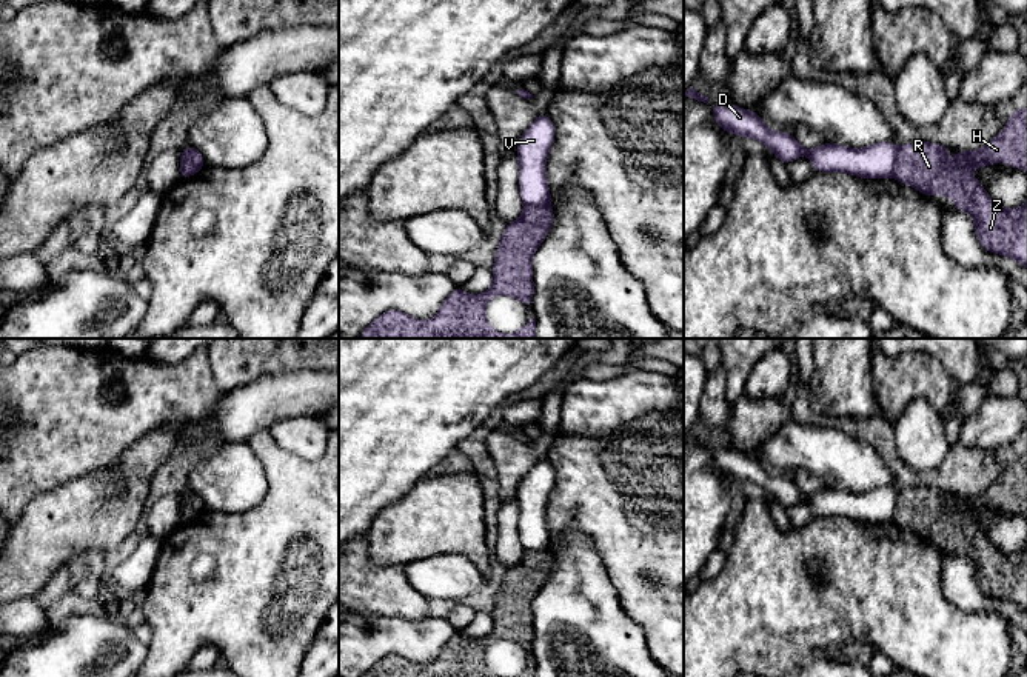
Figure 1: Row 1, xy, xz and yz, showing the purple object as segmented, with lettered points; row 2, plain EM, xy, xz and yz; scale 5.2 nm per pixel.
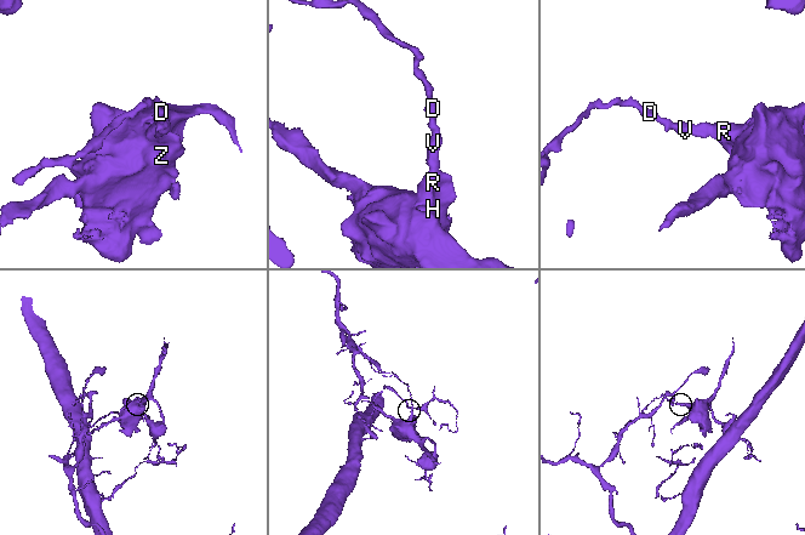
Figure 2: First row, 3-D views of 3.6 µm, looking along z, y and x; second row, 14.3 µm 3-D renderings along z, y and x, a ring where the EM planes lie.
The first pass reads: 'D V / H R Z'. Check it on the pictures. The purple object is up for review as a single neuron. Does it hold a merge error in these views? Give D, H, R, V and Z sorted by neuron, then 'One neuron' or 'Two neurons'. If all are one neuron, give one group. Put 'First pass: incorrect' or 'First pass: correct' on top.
First pass: correct
Groups: D V / H R Z. Two neurons

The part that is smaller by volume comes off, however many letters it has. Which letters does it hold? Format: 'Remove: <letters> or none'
Remove: H, R, Z

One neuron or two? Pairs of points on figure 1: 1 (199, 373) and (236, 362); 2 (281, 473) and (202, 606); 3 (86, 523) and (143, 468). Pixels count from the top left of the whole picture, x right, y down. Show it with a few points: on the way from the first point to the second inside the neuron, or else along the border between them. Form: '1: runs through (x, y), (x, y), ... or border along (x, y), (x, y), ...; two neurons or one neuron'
1: border along (207, 354), (214, 380), (225, 390); two neurons
2: runs through (281, 506), (281, 528), (236, 573); one neuron
3: runs through (103, 519), (137, 485); one neuron

